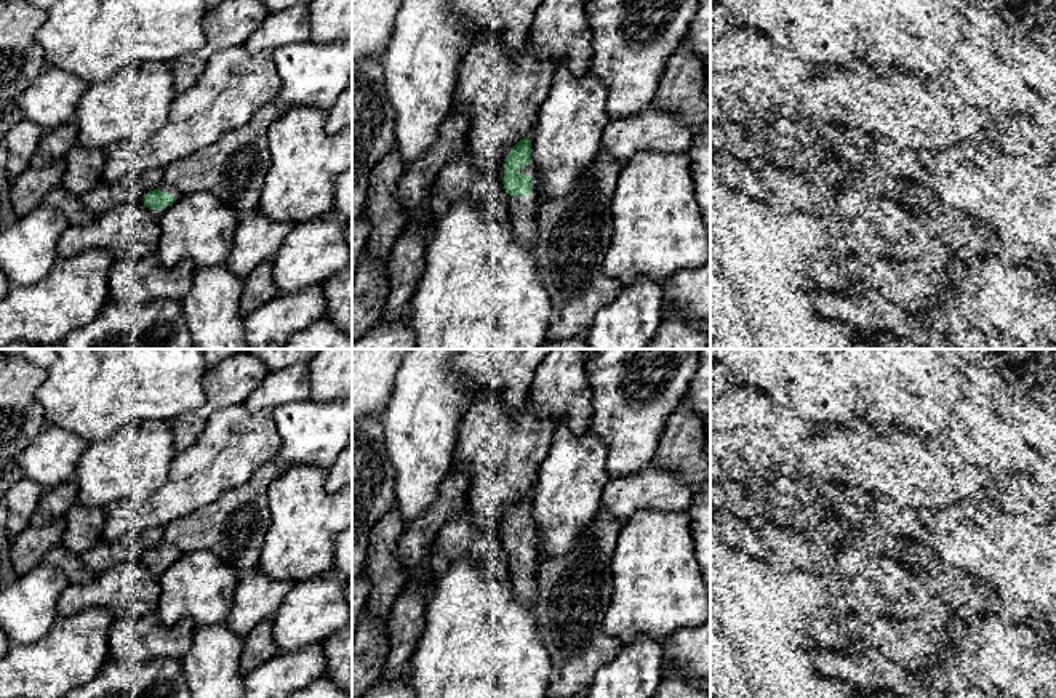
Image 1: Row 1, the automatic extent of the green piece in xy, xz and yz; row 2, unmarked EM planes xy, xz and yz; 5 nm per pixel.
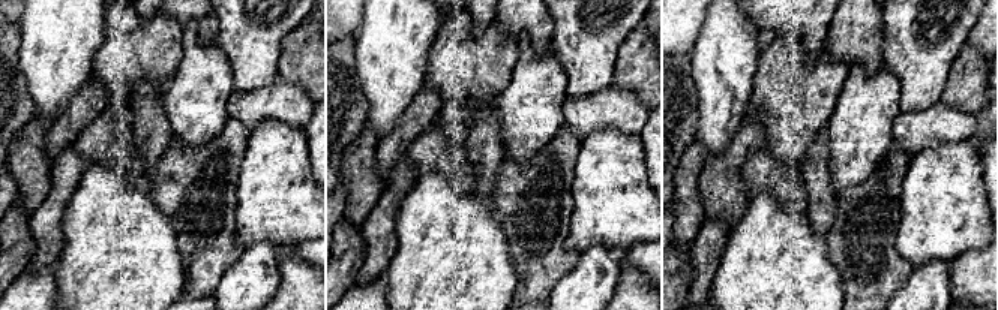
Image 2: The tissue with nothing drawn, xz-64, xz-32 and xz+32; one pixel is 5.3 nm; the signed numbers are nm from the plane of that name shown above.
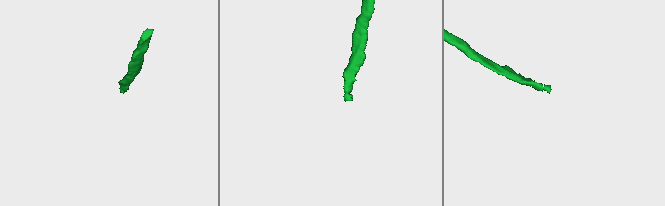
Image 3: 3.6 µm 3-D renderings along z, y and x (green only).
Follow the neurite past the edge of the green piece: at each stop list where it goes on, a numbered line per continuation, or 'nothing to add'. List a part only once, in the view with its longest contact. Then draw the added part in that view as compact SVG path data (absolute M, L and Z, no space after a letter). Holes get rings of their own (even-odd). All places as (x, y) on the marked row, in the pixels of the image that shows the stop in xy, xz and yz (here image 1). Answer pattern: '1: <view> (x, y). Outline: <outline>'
1: xz (522, 208). Outline: M531 160L528 165L520 168L520 173L530 174L533 178L531 187L533 192L530 195L509 195L509 221L512 223L514 232L517 239L525 247L534 245L536 237L536 165Z

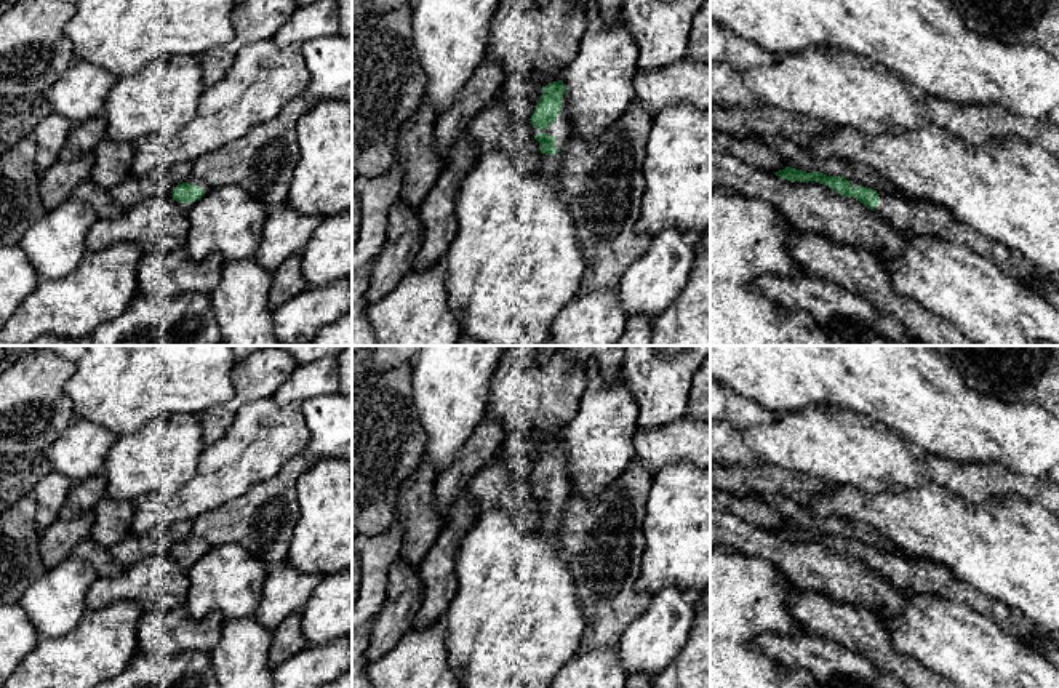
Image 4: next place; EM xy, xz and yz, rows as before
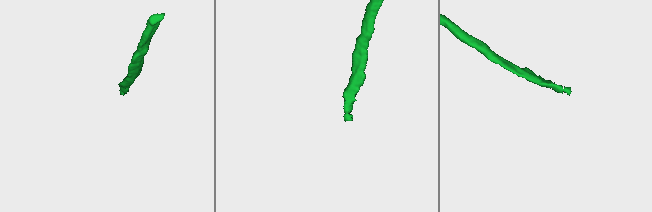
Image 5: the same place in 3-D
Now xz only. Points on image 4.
1: xz (560, 128). Outline: M565 91L557 120L545 130L536 130L530 120L530 126L534 133L534 136L539 133L547 133L549 136L553 136L557 139L557 142L553 144L553 147L558 149L557 154L553 154L553 155L541 154L539 173L549 182L549 186L560 195L563 195L560 179L558 179L560 158L561 158L563 146L571 134L571 125L569 125L569 120L566 115L566 104L568 104L568 98L566 98L566 91Z

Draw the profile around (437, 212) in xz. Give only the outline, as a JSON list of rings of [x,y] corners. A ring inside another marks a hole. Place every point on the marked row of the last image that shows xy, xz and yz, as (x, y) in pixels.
[[[464,131],[451,146],[443,173],[419,206],[422,245],[414,269],[426,270],[445,256],[458,230],[456,200],[459,187],[475,163],[477,144],[469,131]]]

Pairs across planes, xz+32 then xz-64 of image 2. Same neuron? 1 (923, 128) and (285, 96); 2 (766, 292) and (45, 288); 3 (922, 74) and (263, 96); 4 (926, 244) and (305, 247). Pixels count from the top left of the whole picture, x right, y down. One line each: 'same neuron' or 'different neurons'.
1: same neuron
2: different neurons
3: different neurons
4: different neurons

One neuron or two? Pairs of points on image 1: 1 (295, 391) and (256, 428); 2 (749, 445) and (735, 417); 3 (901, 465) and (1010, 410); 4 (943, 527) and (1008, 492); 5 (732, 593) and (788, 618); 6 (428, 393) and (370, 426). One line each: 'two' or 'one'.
1: two
2: two
3: two
4: two
5: one
6: two

